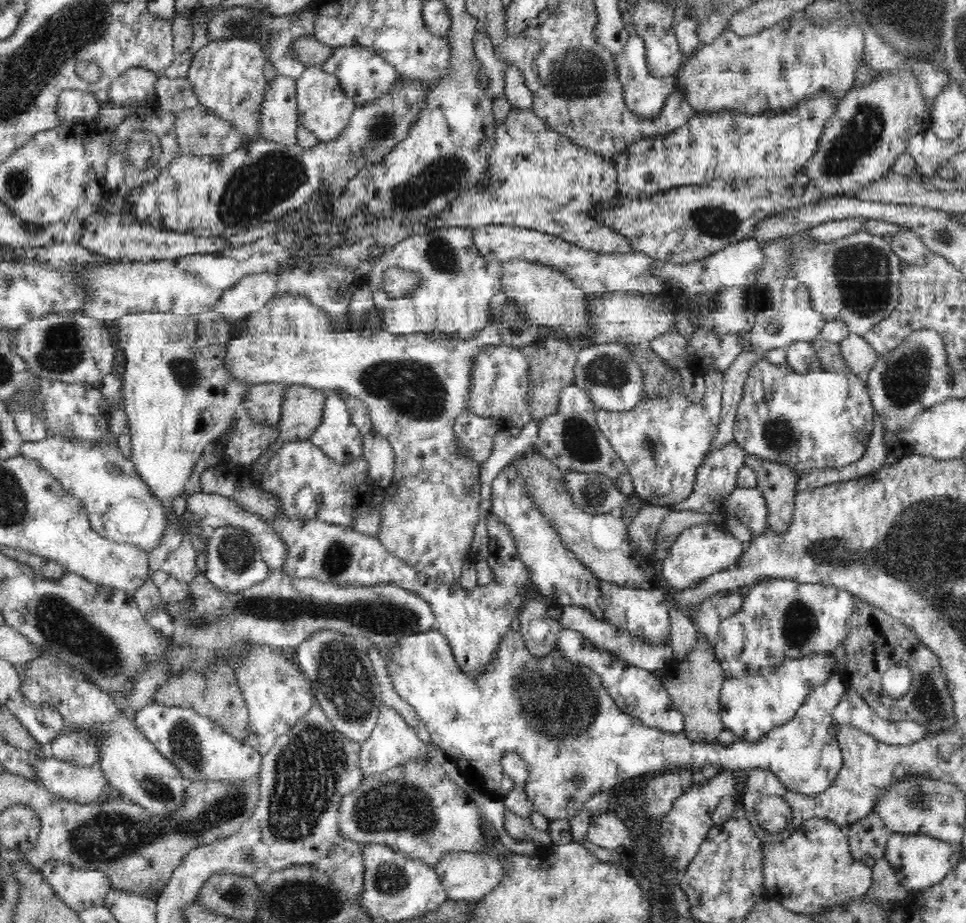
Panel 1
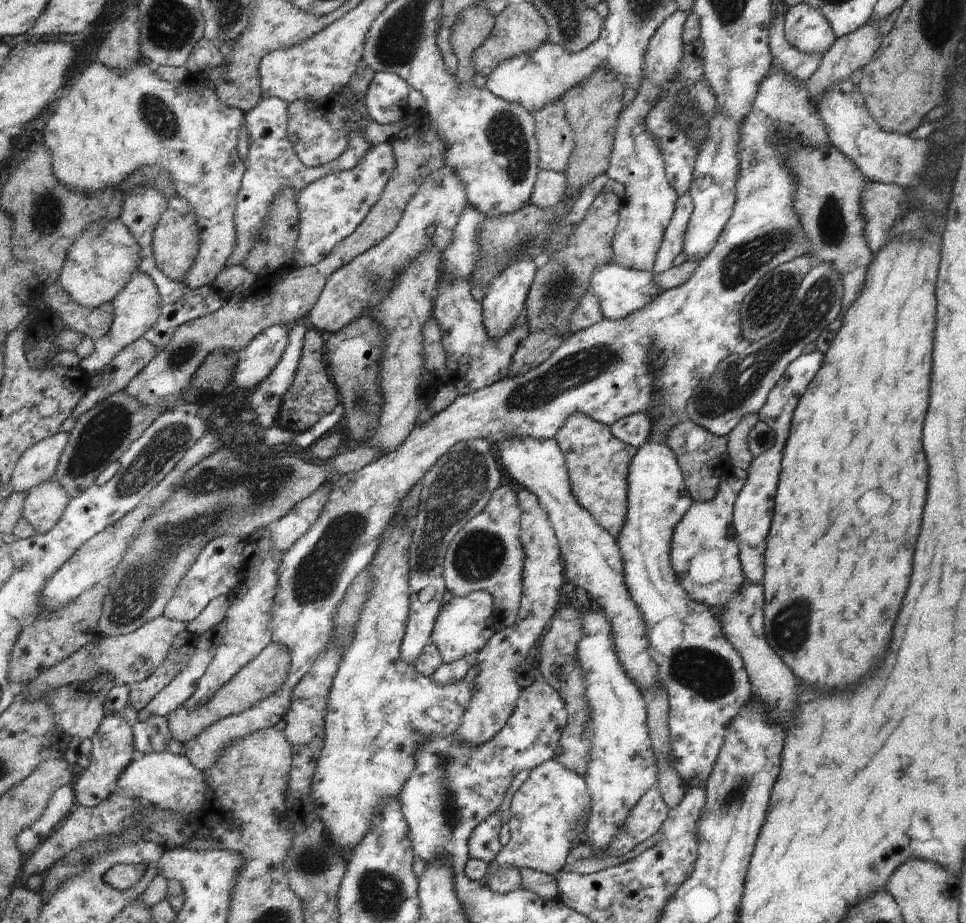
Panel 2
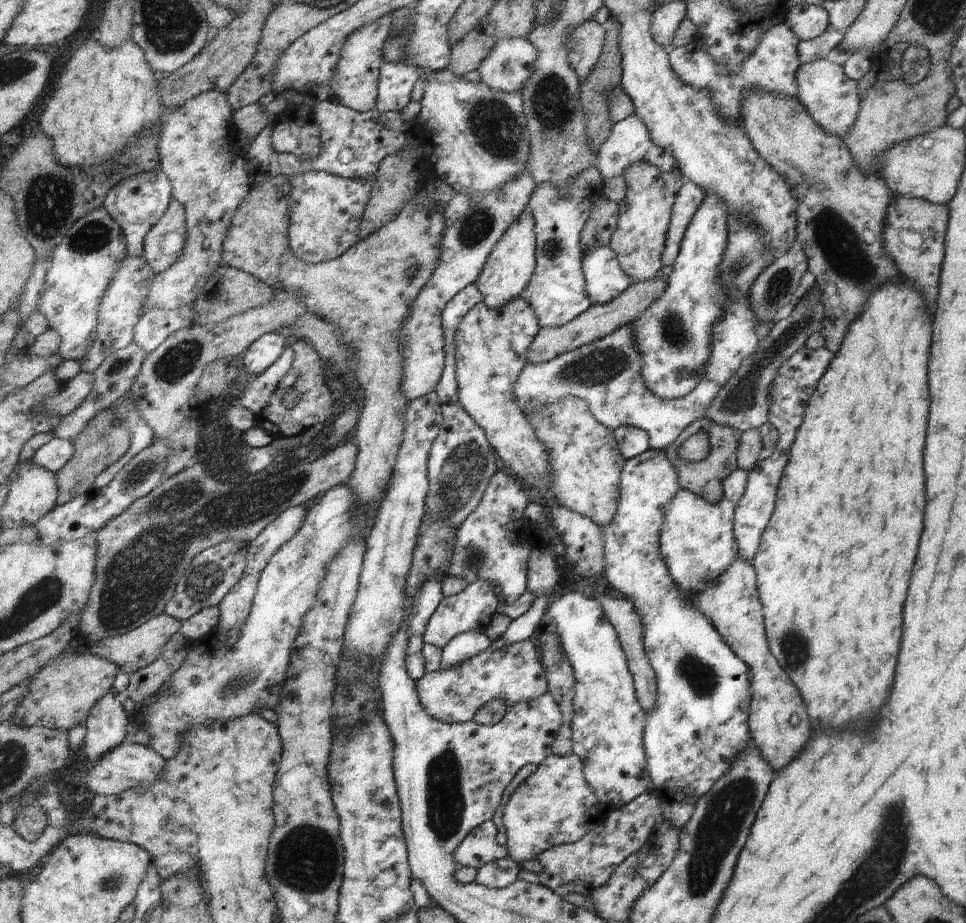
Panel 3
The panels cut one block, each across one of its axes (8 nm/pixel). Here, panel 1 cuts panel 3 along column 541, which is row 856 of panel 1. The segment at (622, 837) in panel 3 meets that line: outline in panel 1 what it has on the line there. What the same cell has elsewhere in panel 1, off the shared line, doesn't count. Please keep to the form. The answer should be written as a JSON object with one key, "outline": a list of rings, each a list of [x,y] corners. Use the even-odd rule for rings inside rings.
{"outline":[[[873,812],[866,818],[849,825],[846,833],[849,836],[850,851],[854,859],[862,861],[868,856],[875,860],[885,857],[890,831],[884,826],[884,821],[878,813]]]}

